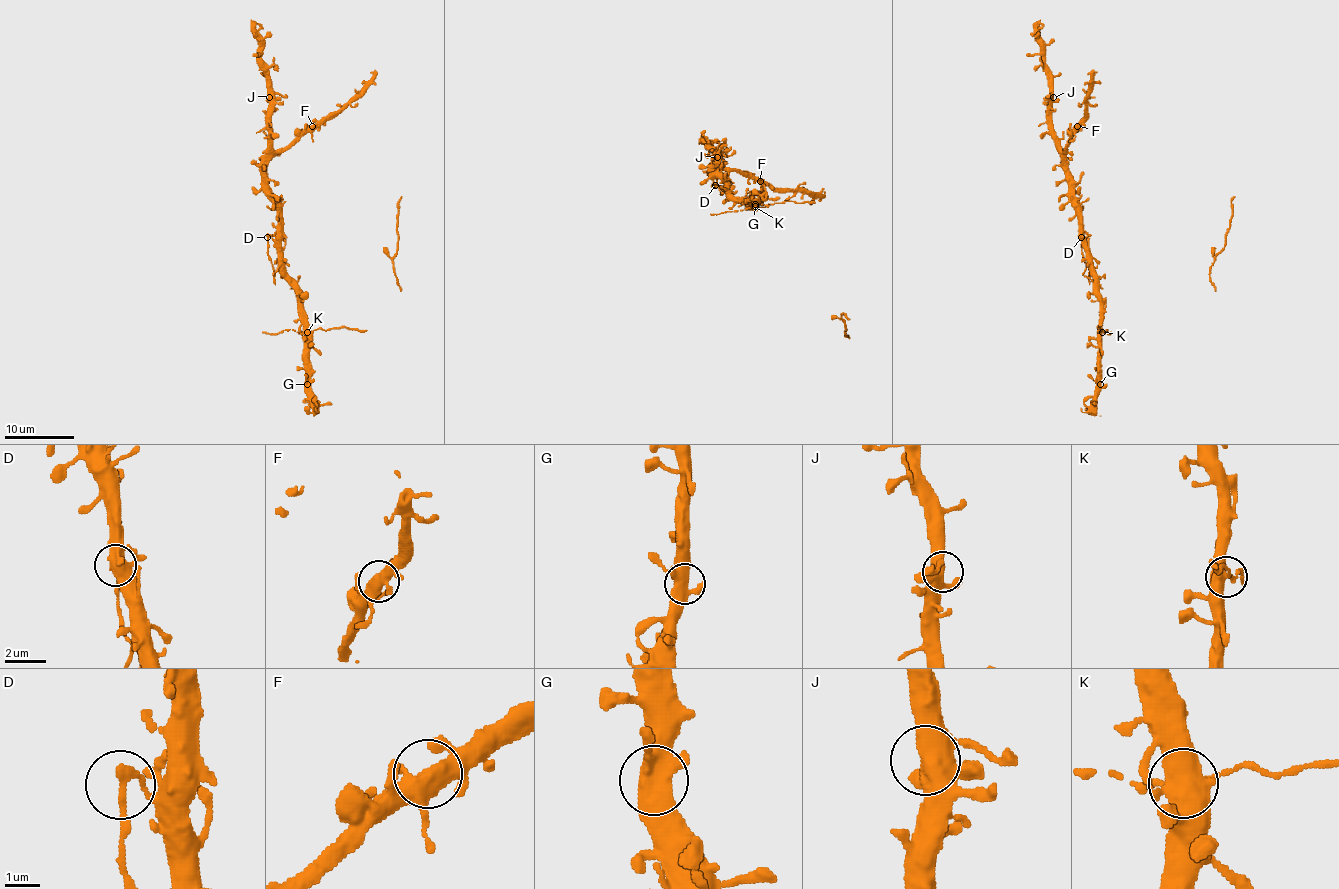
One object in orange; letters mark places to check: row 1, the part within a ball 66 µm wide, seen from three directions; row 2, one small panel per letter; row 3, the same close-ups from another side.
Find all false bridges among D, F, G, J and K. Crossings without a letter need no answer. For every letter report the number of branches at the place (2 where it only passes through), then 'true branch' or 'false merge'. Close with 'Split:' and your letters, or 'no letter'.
D: 2 | false merge
F: 6 | true branch
G: 5 | true branch
J: 4 | true branch
K: 5 | false merge
Split: D, K

